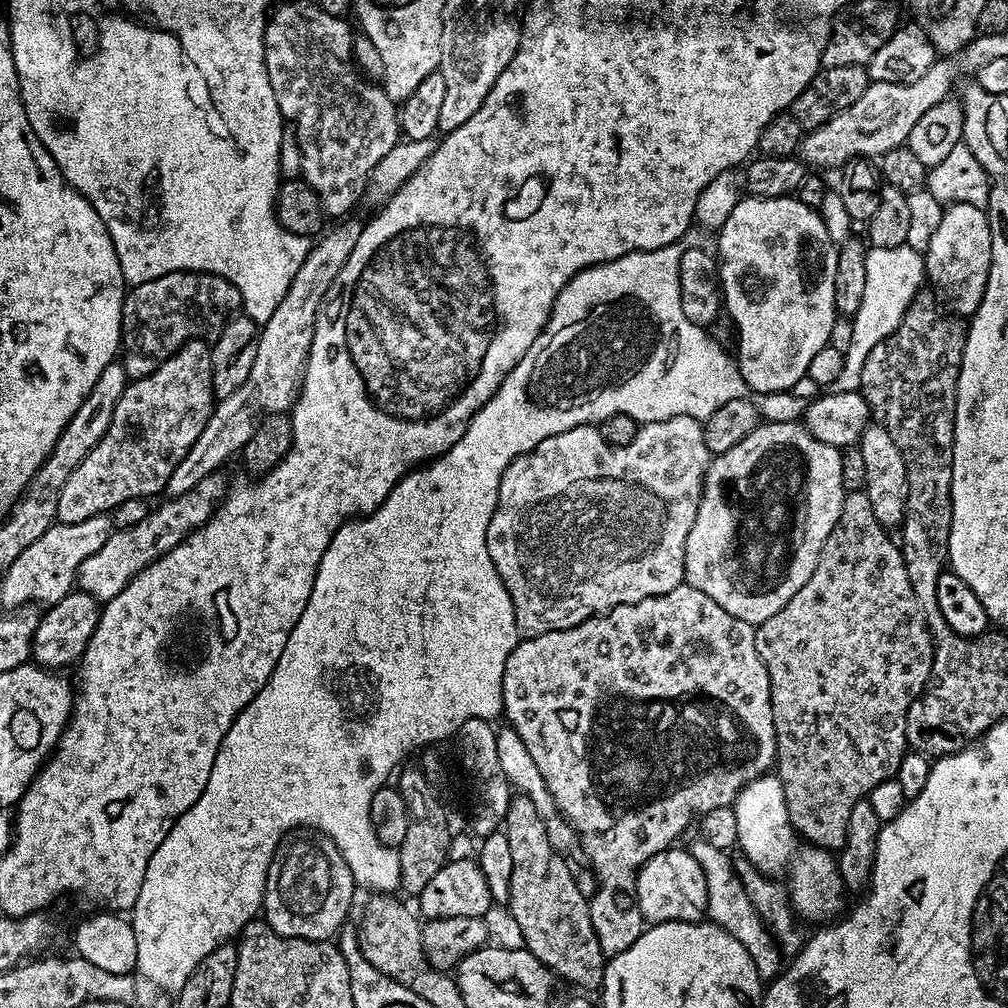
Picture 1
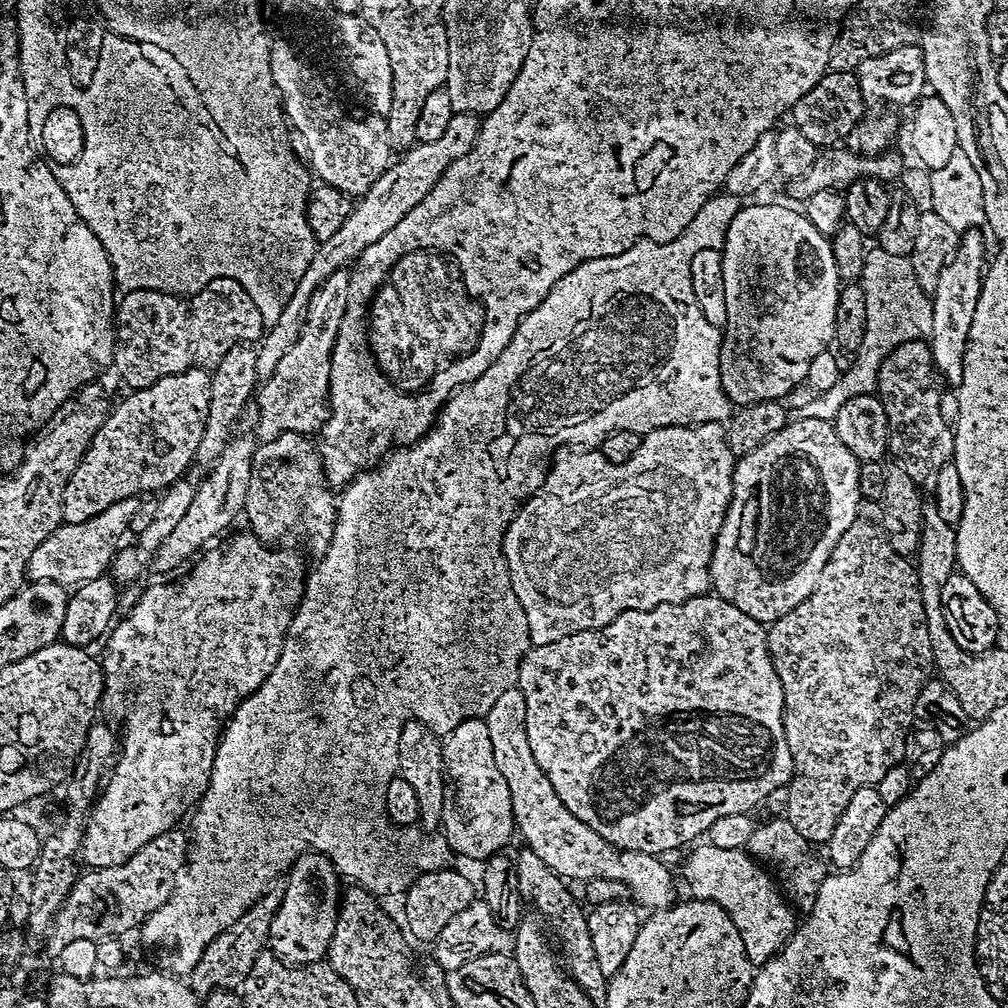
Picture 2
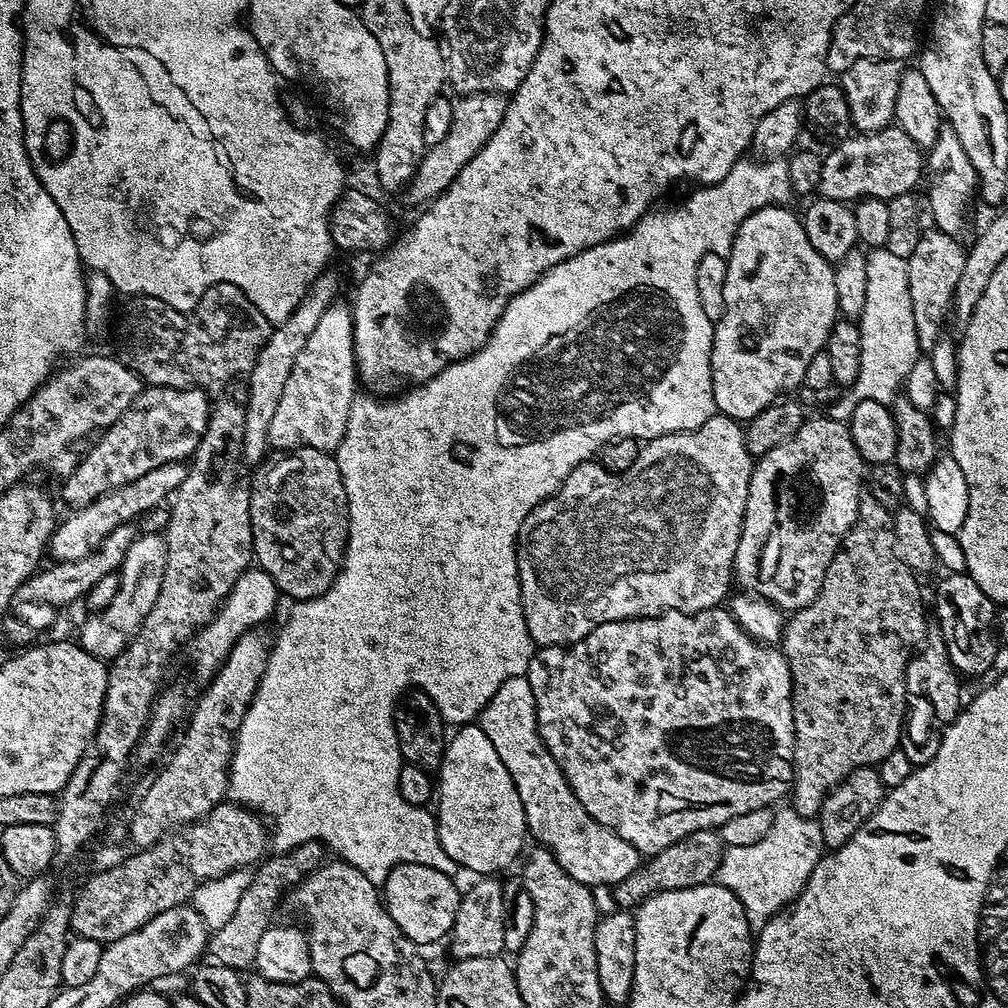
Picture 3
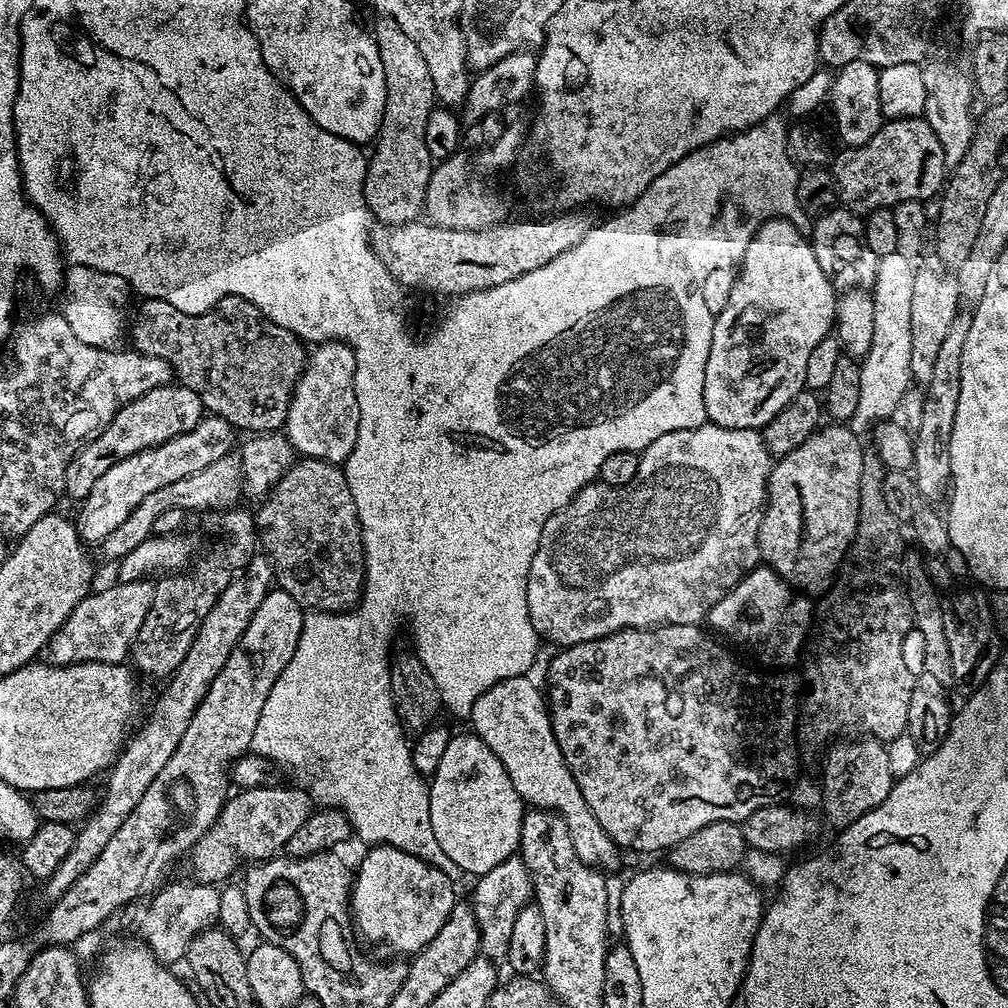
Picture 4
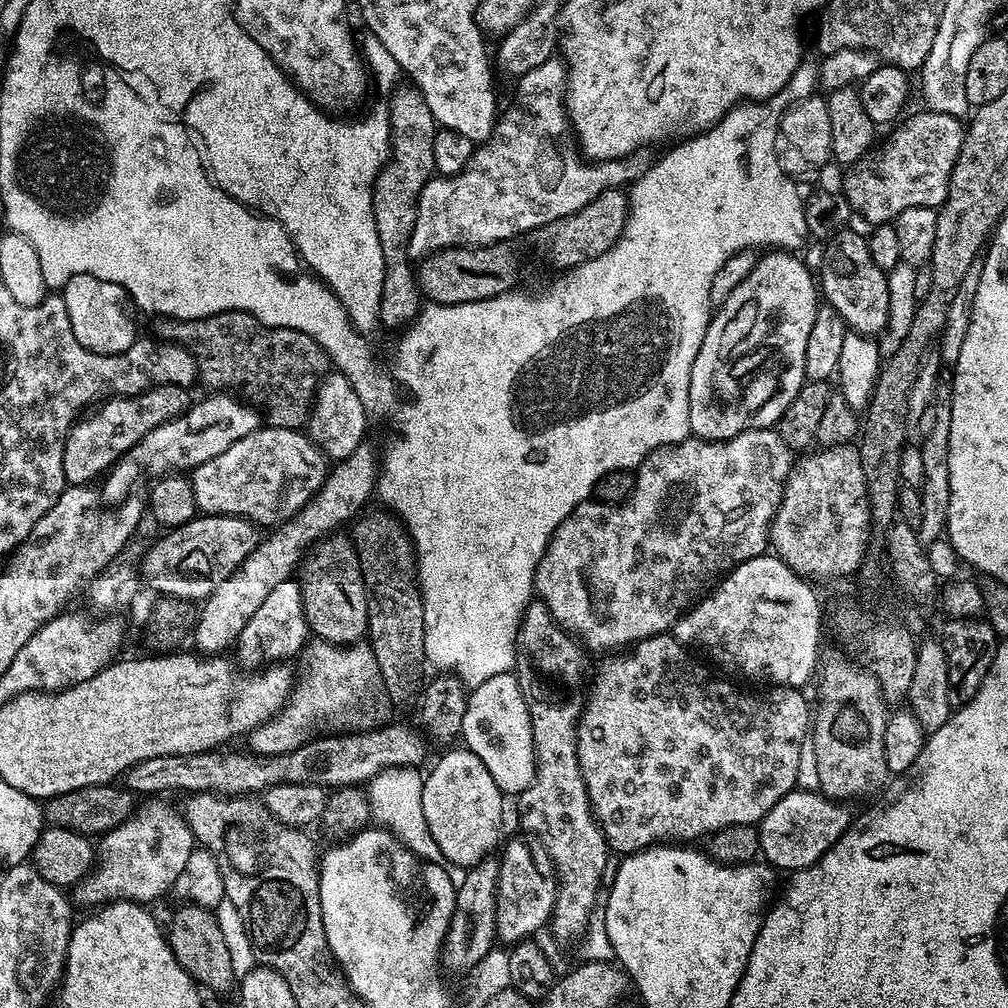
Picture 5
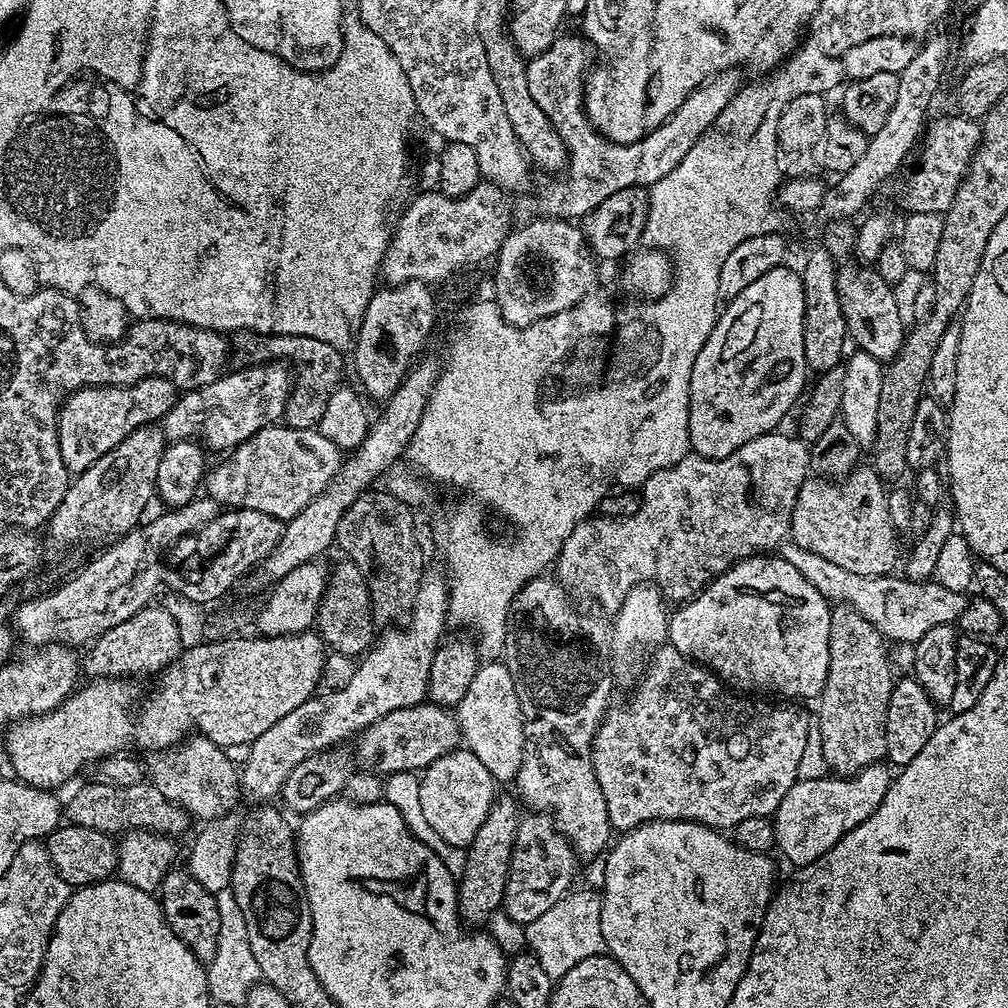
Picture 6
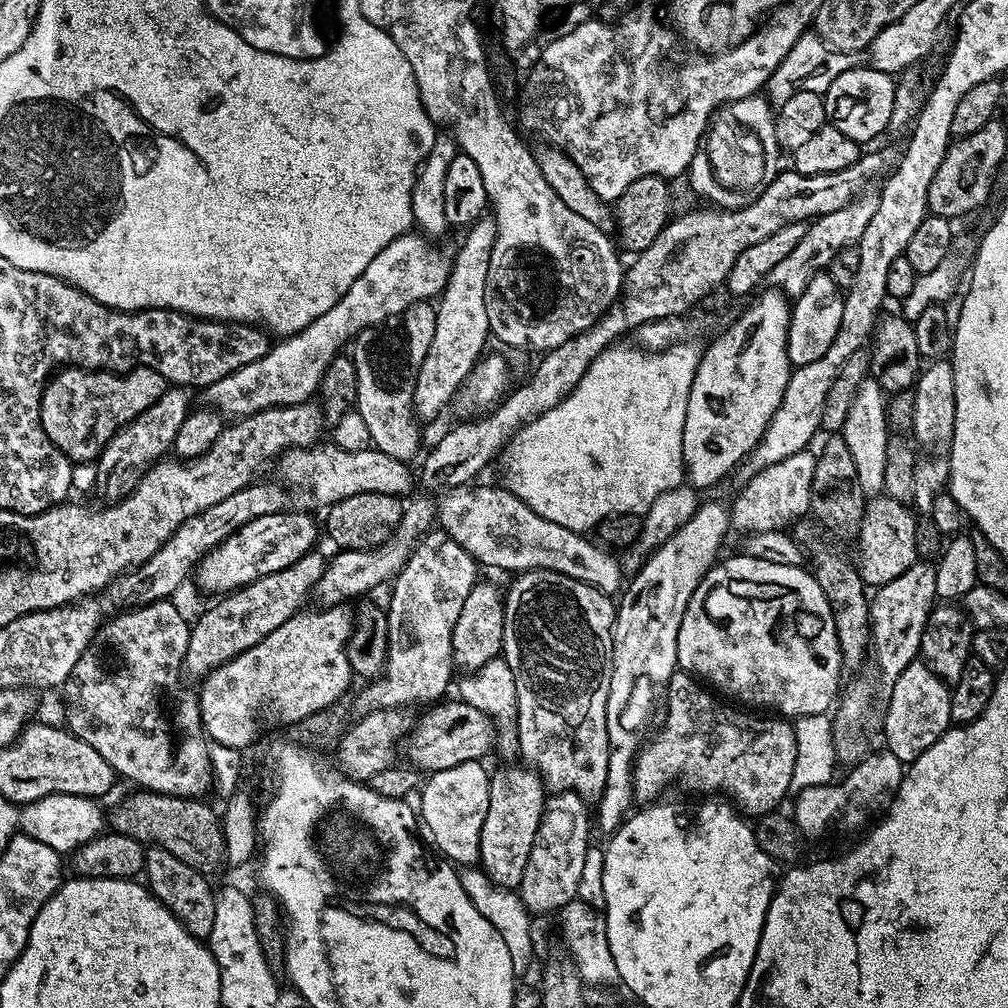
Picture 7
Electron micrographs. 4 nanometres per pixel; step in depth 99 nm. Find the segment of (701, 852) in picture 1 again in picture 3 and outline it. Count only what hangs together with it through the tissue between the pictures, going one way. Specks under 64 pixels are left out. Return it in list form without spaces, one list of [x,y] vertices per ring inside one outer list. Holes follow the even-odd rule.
[[[791,806],[785,808],[784,817],[773,819],[770,830],[766,830],[766,838],[750,846],[725,847],[714,877],[715,883],[726,886],[742,902],[753,930],[764,928],[770,918],[785,911],[800,896],[826,851],[819,819],[798,814]]]

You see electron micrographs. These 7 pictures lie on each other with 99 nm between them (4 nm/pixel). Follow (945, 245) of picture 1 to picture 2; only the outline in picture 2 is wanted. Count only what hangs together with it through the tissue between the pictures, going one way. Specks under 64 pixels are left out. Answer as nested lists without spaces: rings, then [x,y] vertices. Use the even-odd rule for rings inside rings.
[[[976,226],[968,227],[959,233],[960,240],[958,236],[954,251],[942,266],[934,290],[930,293],[932,317],[930,318],[930,334],[926,337],[926,343],[932,349],[932,365],[936,367],[939,379],[943,383],[945,380],[950,386],[949,389],[952,390],[959,388],[962,382],[962,362],[970,332],[970,322],[978,306],[980,285],[986,271],[984,236],[976,229]]]

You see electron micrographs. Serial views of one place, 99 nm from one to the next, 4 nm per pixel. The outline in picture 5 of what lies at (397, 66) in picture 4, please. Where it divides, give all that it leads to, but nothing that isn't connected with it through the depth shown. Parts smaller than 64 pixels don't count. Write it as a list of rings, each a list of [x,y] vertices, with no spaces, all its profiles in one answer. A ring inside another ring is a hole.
[[[415,86],[400,88],[388,104],[386,119],[390,133],[390,159],[376,175],[372,187],[372,209],[378,230],[378,242],[384,255],[384,285],[380,295],[380,321],[386,326],[406,326],[422,307],[422,293],[410,263],[408,243],[415,226],[416,206],[420,191],[436,172],[434,166],[434,134],[436,119],[426,106],[426,98]]]

